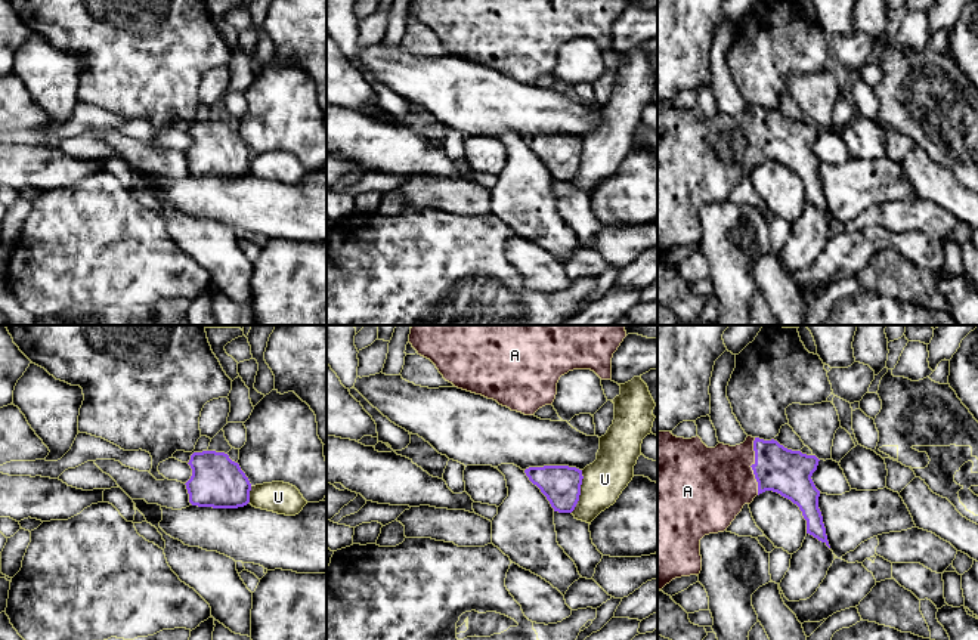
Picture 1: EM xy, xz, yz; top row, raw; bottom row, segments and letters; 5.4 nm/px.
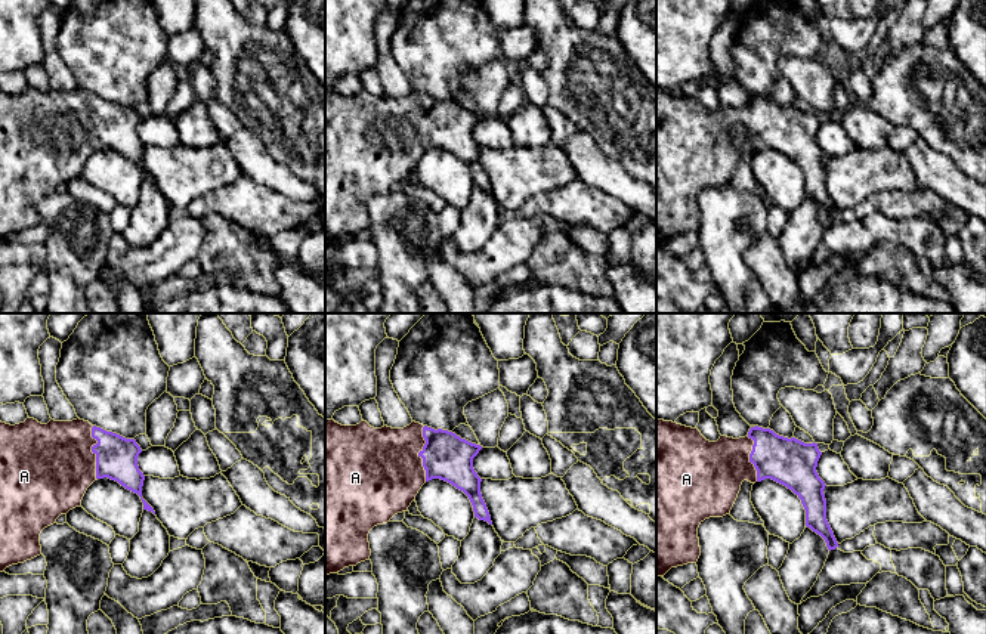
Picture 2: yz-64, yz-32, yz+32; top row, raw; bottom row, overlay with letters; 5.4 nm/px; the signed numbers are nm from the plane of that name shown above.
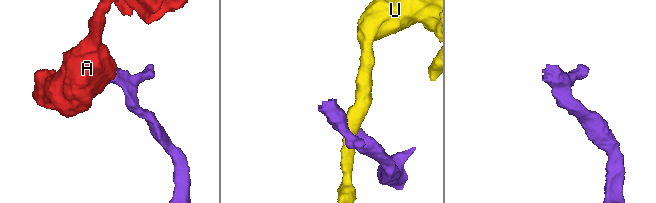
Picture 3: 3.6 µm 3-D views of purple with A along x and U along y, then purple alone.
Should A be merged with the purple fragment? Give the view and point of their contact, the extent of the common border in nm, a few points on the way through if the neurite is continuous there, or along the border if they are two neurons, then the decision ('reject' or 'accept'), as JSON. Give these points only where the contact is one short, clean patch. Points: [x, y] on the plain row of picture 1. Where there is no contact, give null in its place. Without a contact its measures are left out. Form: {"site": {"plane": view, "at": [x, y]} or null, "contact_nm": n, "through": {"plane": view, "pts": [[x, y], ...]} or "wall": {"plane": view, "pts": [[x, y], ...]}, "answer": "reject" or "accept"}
{"site": {"plane": "yz", "at": [751, 135]}, "contact_nm": 320, "through": {"plane": "yz", "pts": [[777, 138], [751, 135], [709, 154]]}, "answer": "accept"}

